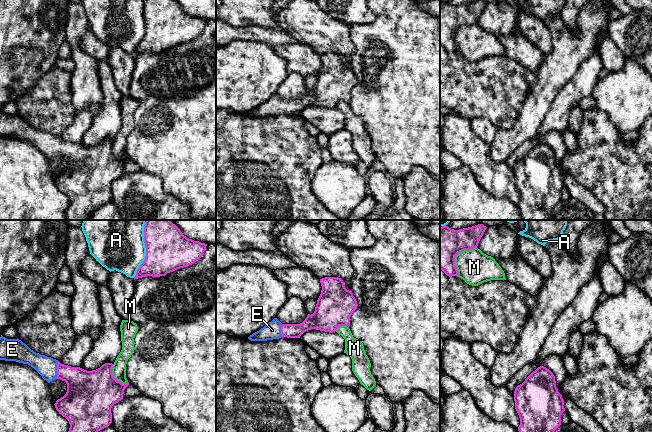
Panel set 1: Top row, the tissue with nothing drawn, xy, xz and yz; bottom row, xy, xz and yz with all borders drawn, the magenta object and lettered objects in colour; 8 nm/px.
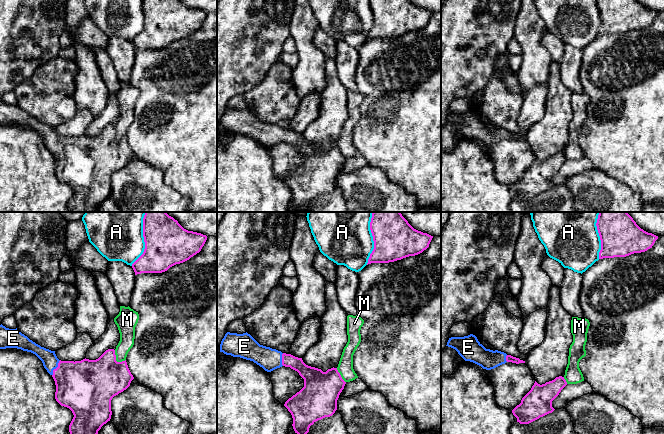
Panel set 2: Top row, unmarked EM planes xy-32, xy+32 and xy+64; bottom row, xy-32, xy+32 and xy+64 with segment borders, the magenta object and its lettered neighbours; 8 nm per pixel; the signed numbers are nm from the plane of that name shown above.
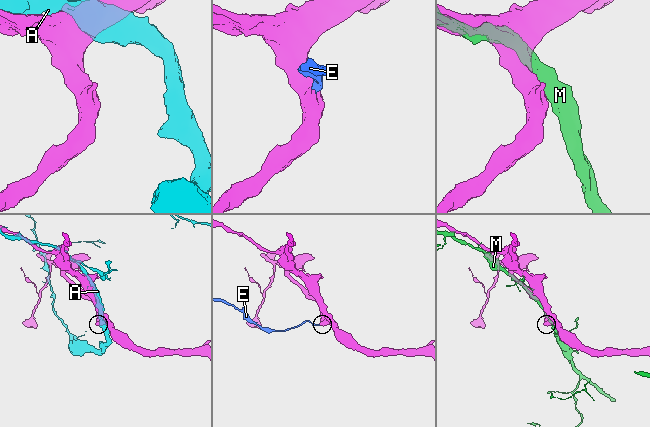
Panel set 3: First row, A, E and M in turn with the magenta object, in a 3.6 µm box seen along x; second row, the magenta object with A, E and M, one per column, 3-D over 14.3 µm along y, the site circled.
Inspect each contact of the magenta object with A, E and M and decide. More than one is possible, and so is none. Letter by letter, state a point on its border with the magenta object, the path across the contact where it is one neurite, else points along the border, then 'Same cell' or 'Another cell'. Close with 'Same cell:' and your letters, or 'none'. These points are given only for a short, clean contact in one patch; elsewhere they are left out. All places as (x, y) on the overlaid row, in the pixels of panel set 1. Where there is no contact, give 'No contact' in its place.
A: Touches magenta at xy (146, 249). Another cell
E: Touches magenta at xy (57, 370). Path across: xy (83, 387), (71, 375), (57, 370), (46, 366). Same cell
M: Touches magenta at yz (455, 255). Another cell
Same cell: E

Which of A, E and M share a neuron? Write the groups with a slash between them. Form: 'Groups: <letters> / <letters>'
Groups: A / E / M

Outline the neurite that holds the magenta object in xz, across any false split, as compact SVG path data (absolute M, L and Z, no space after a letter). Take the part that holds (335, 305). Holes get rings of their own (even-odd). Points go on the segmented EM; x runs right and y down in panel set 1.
M338 277L320 279L321 294L315 311L308 314L300 324L282 324L277 318L248 337L251 341L267 341L281 337L300 338L311 329L335 332L339 326L350 326L350 317L357 309L357 301L352 291L347 290L344 282Z

